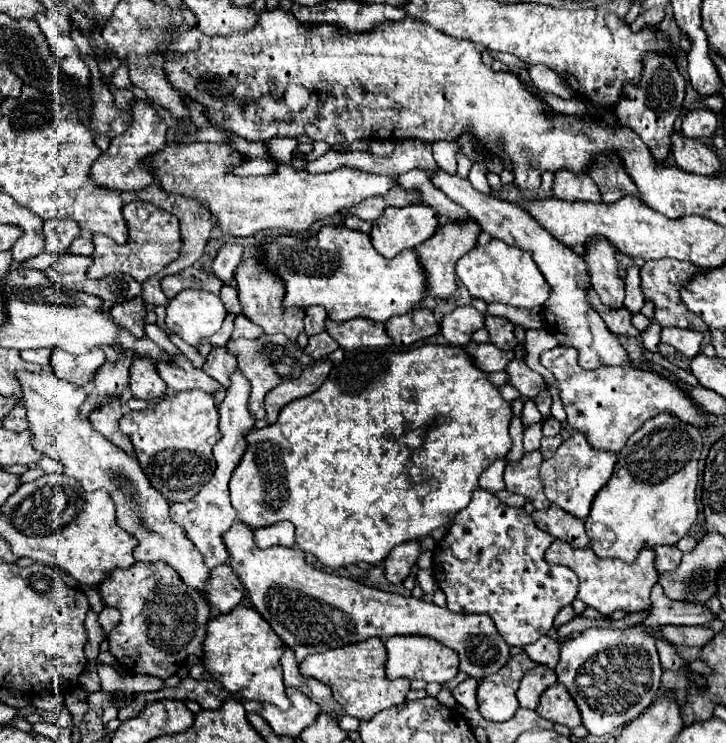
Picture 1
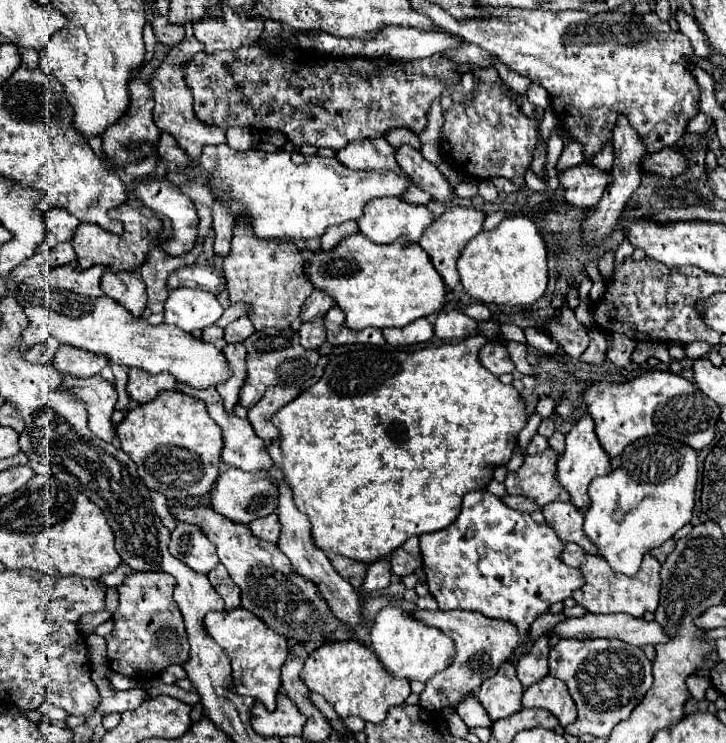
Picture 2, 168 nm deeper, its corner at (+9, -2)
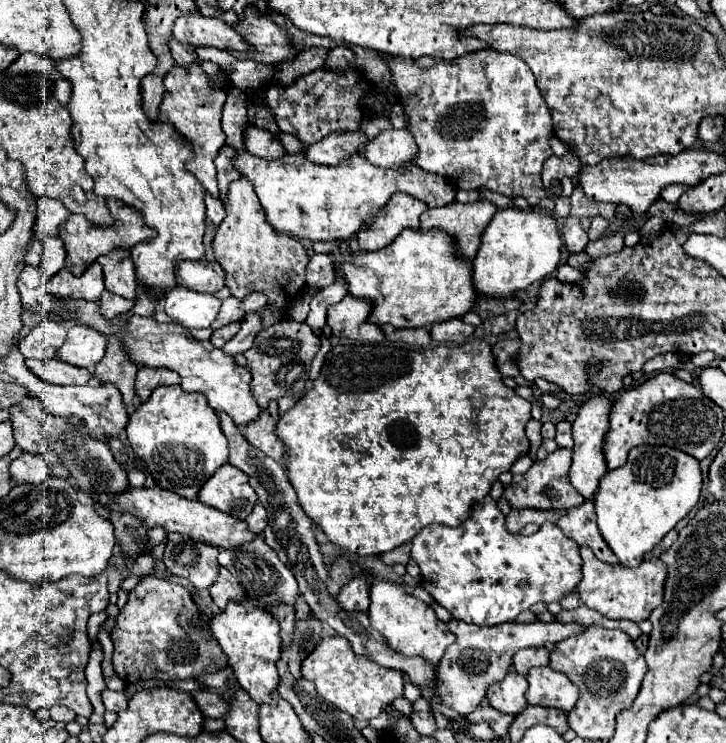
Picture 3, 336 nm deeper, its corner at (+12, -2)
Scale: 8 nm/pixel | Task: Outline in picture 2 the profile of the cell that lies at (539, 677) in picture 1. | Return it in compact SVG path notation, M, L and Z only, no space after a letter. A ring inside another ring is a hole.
M539 637L533 643L533 647L517 661L517 677L523 683L523 687L529 687L531 683L543 679L549 673L547 657L549 657L549 639Z

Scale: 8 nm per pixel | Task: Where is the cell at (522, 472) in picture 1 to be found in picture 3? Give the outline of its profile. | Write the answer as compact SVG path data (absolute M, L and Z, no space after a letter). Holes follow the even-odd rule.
M556 449L548 459L536 461L526 473L514 475L512 483L504 487L504 497L510 501L512 507L536 507L536 509L568 509L574 505L584 503L584 497L570 485L568 479L568 467L572 461L572 451L570 449Z

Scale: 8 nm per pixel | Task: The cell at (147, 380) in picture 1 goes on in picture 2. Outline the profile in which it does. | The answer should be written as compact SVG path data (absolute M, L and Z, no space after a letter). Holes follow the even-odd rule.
M131 369L129 371L129 383L127 383L127 393L135 403L147 403L157 397L159 391L163 389L173 389L175 387L175 377L171 373L157 373L151 375L147 371Z

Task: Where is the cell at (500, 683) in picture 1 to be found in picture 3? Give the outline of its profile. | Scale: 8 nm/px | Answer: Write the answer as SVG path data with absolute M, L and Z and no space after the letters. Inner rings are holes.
M510 671L502 681L492 683L492 687L488 687L486 699L496 711L516 715L516 713L524 711L528 705L524 699L526 689L528 689L526 677Z

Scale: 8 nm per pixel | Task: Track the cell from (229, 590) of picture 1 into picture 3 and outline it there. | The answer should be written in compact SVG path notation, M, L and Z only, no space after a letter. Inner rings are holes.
M222 567L220 573L218 573L216 585L210 587L210 595L212 595L214 603L216 603L220 609L224 609L230 601L236 601L236 603L244 603L244 601L246 601L244 589L240 587L238 579L232 577L224 567Z

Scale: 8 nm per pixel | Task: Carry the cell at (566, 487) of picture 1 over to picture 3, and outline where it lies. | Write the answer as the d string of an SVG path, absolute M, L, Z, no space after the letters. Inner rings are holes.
M592 397L588 399L574 423L572 423L572 435L574 435L574 455L572 455L572 467L570 467L570 483L572 487L584 497L584 499L592 499L592 495L596 493L598 489L598 481L600 477L608 471L606 467L606 459L604 459L604 453L602 453L602 439L608 431L608 409L612 407L612 401L610 399L604 399L604 397Z

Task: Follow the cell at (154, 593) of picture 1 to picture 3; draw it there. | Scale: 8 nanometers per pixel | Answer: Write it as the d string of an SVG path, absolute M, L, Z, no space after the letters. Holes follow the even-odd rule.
M146 575L128 591L128 601L122 607L112 627L114 671L124 683L144 679L190 679L200 673L214 673L216 667L226 667L226 655L216 641L208 641L202 631L190 627L190 619L198 617L198 607L192 595L180 583Z

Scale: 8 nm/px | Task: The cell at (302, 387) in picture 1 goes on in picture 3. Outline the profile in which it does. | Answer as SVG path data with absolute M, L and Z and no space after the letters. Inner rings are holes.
M272 401L272 403L260 413L260 419L244 425L242 433L244 433L244 437L248 439L250 445L258 447L258 449L264 451L268 457L280 461L282 455L284 455L284 447L282 447L280 439L278 439L276 433L274 433L276 421L278 421L278 405L276 405L276 401Z

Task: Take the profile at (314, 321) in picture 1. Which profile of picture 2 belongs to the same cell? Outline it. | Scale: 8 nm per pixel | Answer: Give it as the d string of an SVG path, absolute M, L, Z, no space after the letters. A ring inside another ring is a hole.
M313 289L311 297L307 299L307 303L303 305L303 311L301 311L301 319L307 321L307 319L313 319L315 315L325 315L329 311L329 307L333 305L333 299L321 291L321 289Z

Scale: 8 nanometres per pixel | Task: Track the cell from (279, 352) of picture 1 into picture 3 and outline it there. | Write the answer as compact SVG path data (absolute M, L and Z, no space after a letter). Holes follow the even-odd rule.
M284 319L260 331L252 349L244 353L252 373L252 383L250 383L252 395L256 397L260 409L266 409L270 399L300 395L304 391L310 373L310 363L318 353L318 349L320 349L320 337L316 337L306 323Z

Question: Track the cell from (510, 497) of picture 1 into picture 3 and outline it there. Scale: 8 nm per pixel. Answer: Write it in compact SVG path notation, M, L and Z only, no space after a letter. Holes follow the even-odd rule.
M524 507L524 509L512 509L506 517L508 521L508 529L510 531L520 531L524 525L528 523L536 523L536 525L542 525L546 521L550 523L556 523L560 517L560 511L544 511L544 509L532 509L532 507Z

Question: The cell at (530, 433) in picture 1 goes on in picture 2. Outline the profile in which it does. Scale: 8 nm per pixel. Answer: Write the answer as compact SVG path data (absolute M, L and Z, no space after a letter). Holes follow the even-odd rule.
M535 435L535 437L531 439L531 443L529 443L527 453L529 453L529 455L539 455L539 453L543 453L547 447L549 447L547 439L545 439L545 437L541 437L541 435Z

